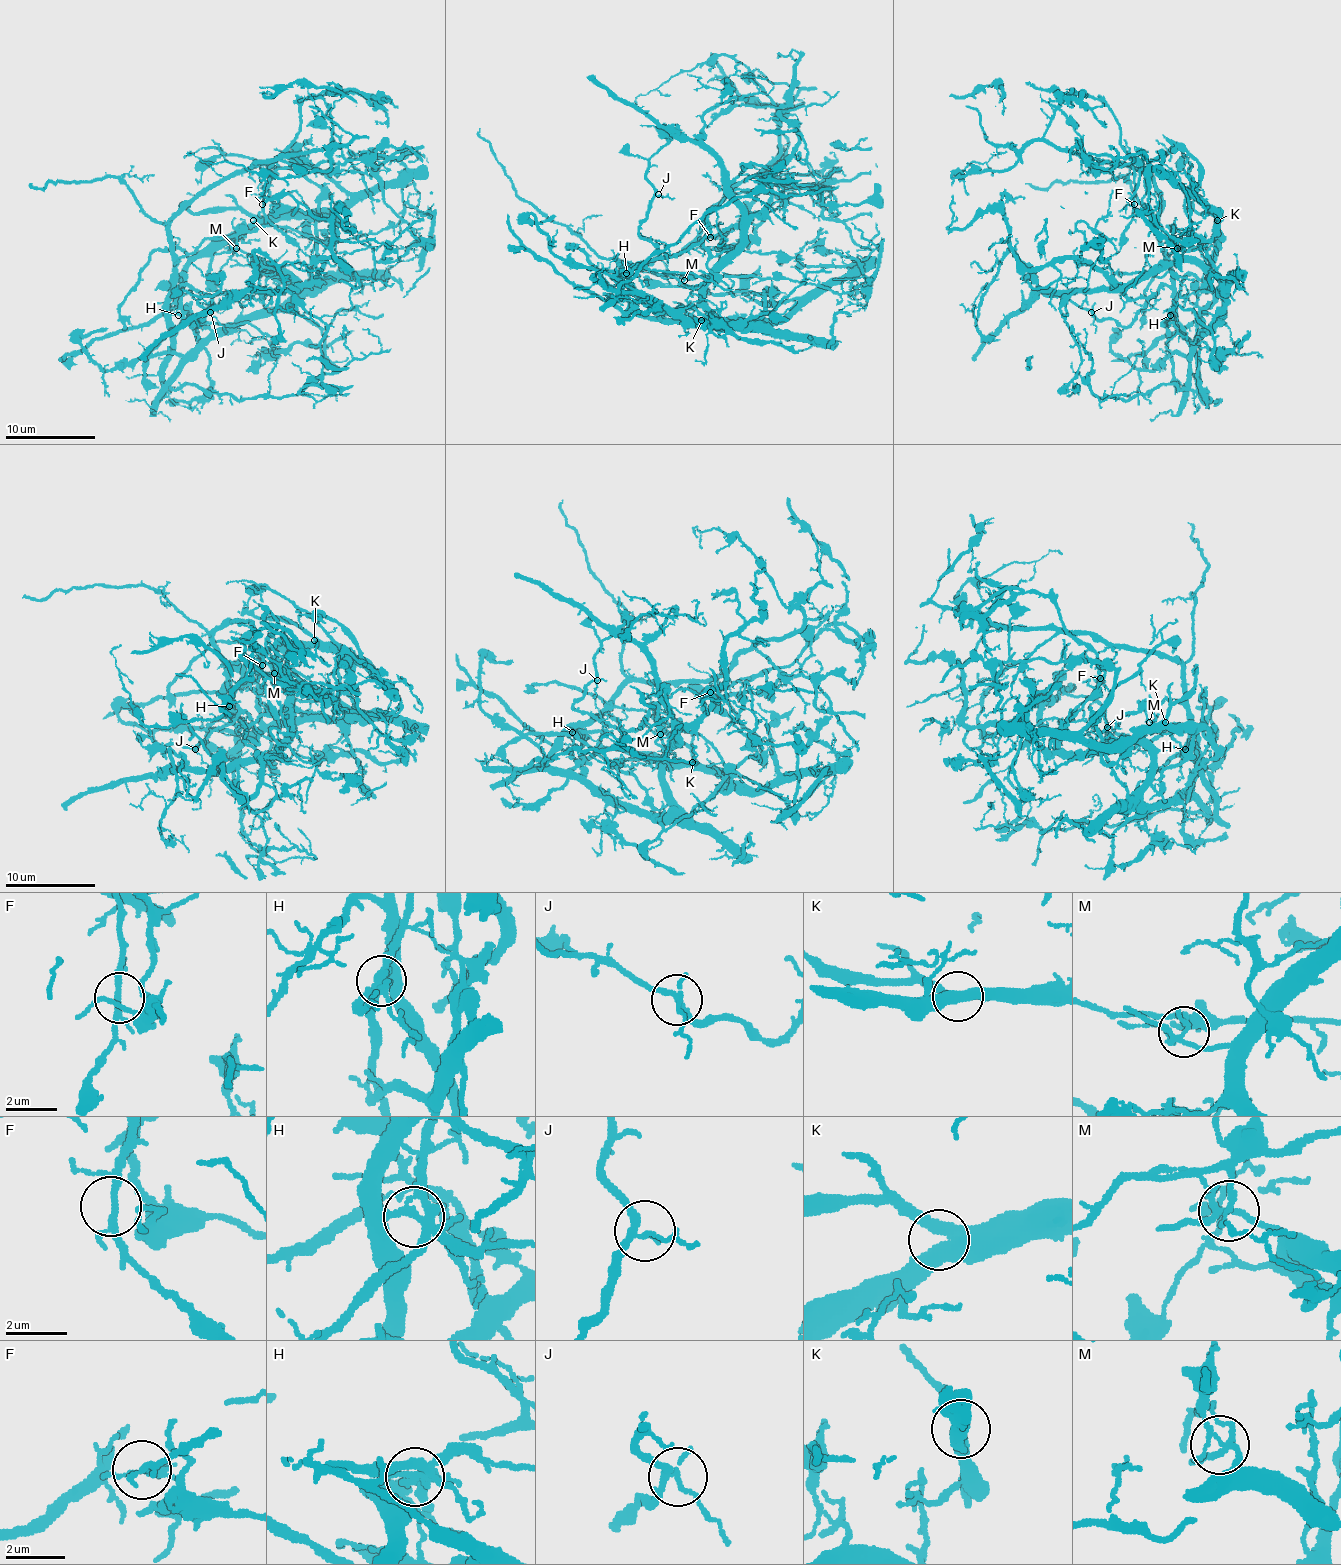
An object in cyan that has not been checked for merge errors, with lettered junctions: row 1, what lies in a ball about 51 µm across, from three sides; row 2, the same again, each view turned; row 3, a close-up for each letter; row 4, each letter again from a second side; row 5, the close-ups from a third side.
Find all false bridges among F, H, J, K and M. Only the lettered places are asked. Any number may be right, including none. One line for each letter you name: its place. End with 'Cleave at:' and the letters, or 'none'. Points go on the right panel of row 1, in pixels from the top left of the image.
H: Place: (1170, 315)
M: Place: (1177, 248)
Cleave at: H, M

